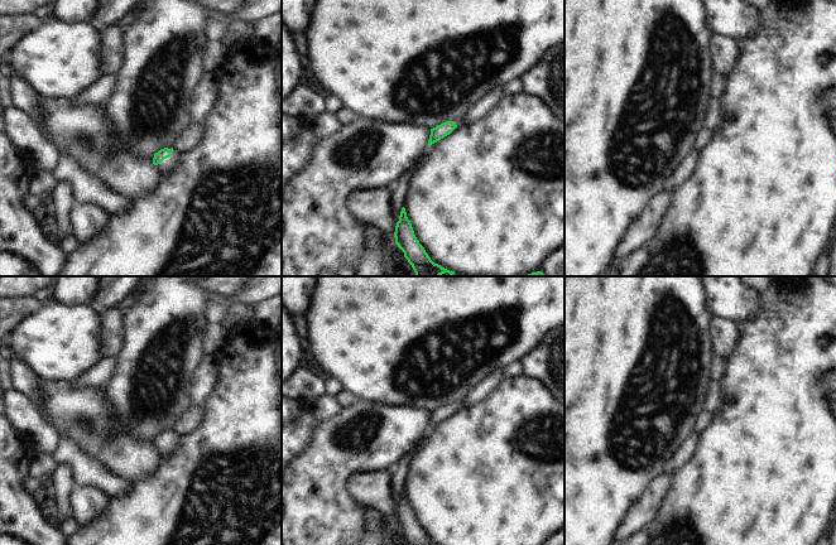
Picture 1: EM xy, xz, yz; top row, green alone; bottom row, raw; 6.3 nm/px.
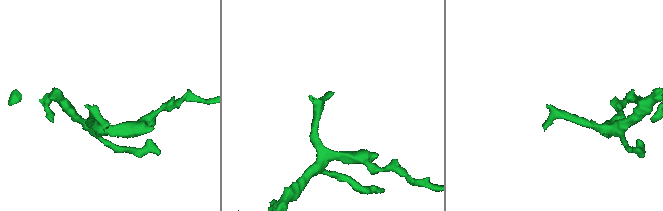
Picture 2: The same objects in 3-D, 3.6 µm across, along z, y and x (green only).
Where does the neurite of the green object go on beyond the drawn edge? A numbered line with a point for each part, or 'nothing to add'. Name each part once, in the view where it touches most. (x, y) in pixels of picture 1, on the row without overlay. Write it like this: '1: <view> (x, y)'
1: xy (167, 447)

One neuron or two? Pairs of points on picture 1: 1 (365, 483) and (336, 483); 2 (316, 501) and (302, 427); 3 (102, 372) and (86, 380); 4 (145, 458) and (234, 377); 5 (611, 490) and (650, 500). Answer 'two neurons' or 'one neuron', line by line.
1: two neurons
2: two neurons
3: one neuron
4: two neurons
5: two neurons

